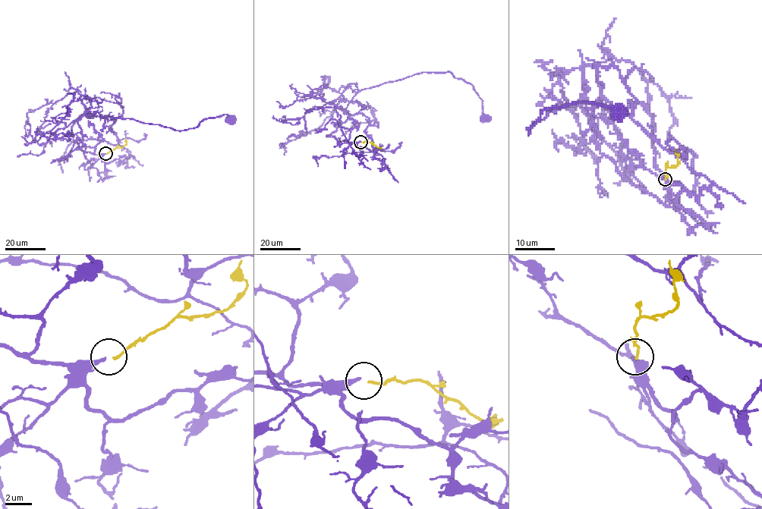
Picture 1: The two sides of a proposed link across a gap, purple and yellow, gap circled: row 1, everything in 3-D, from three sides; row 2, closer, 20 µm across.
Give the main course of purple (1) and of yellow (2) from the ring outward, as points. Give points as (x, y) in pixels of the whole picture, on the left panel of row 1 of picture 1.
1: (105, 153), (83, 152), (73, 139), (71, 126), (81, 115), (130, 118), (178, 130), (222, 114), (231, 120)
2: (106, 154), (124, 146), (126, 139)

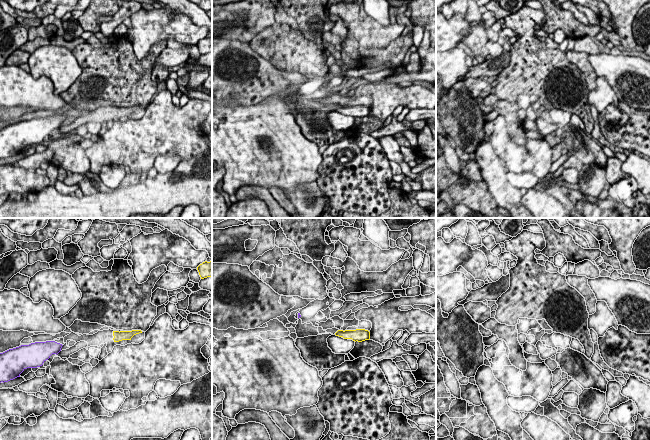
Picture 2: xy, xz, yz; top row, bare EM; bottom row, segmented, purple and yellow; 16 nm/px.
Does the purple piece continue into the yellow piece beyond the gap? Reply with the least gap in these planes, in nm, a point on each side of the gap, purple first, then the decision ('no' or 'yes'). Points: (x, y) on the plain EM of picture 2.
800 nm apart; from purple across xy (62, 121), (113, 115); no

